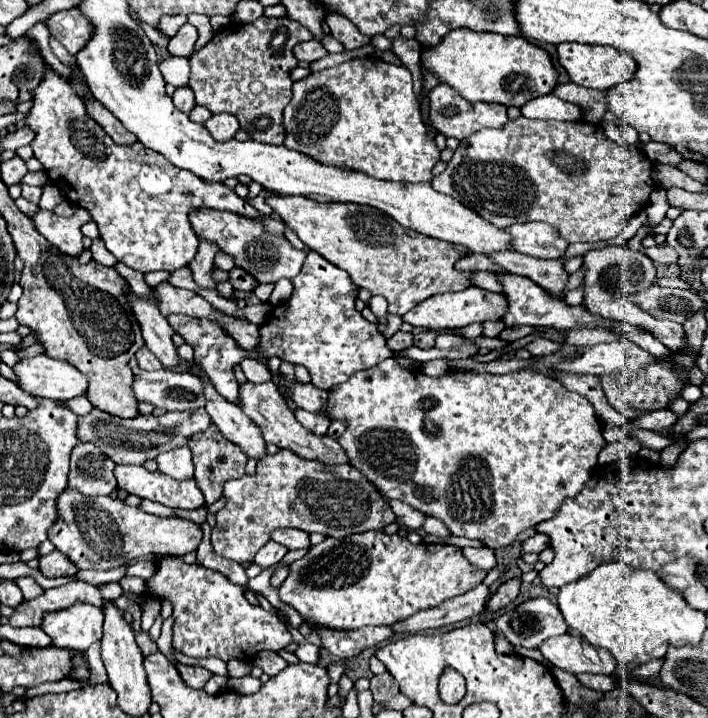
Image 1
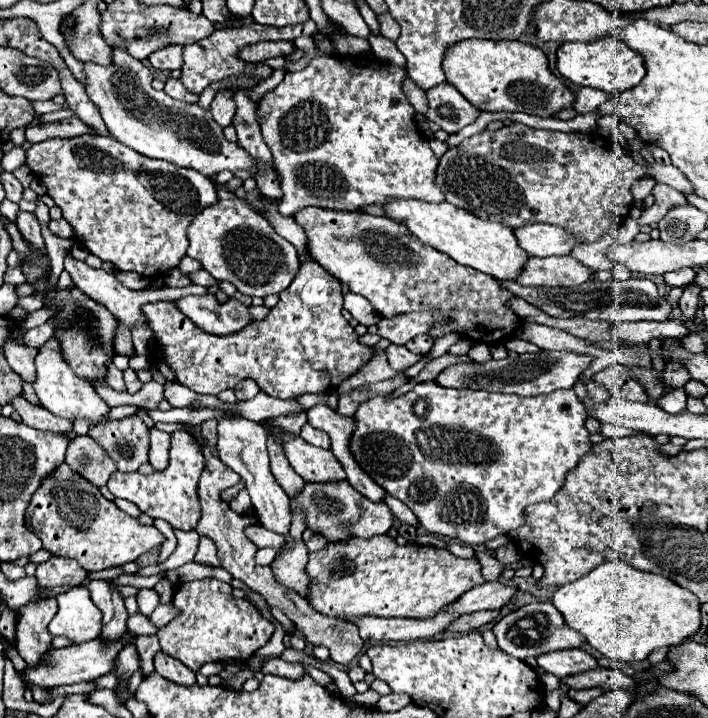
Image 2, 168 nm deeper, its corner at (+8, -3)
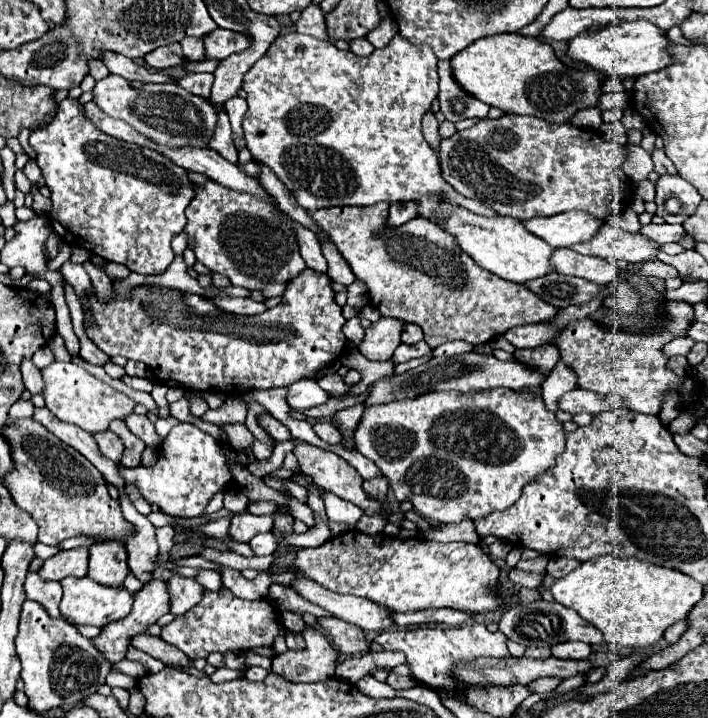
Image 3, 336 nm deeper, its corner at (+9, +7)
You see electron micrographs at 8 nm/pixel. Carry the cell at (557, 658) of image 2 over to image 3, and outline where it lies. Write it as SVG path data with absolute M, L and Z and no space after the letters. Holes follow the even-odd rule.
M561 642L551 648L555 658L569 658L569 660L587 660L591 654L591 646L583 642Z

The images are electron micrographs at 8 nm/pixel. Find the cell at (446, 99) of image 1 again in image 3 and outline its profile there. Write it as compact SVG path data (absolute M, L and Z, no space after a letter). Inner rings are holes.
M439 60L439 106L449 122L463 118L485 118L489 106L467 94L453 78L449 60Z

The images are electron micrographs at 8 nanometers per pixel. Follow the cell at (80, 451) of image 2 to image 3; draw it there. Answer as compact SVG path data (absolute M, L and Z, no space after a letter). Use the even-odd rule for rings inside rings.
M105 430L105 432L99 432L95 434L95 440L99 444L99 450L103 456L107 456L109 460L113 462L119 462L121 460L121 454L123 454L123 442L117 434L113 434L111 430Z

